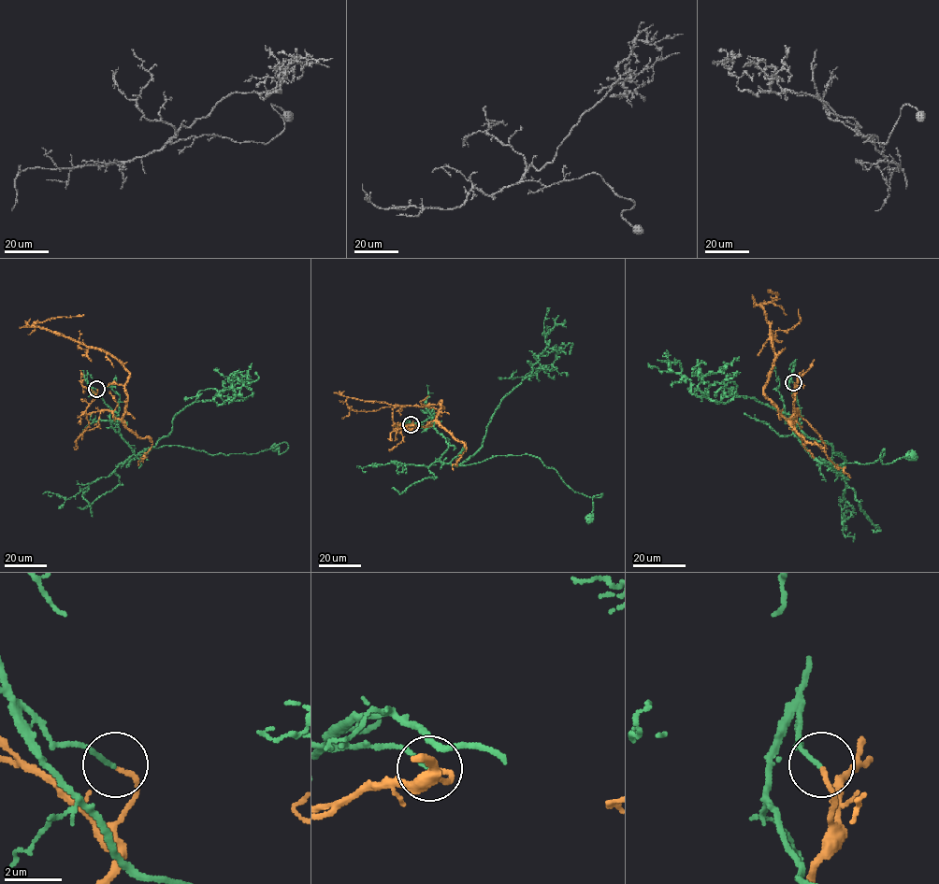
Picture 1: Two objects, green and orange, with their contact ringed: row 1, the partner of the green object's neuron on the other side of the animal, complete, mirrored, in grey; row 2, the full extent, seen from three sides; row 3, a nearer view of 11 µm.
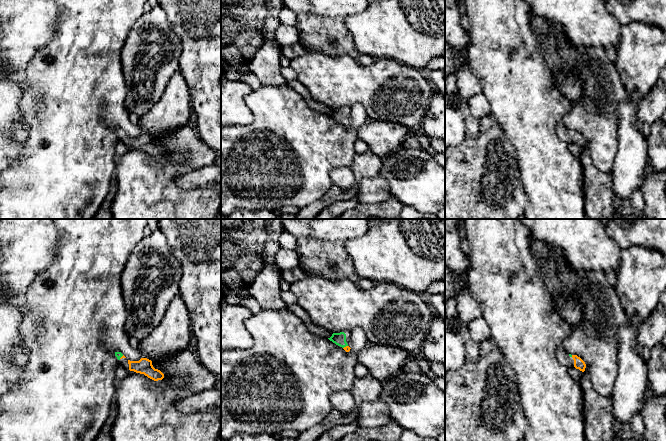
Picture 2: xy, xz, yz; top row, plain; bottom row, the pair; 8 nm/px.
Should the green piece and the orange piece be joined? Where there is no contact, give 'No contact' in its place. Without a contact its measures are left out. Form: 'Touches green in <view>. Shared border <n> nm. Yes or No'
Touches green in xz. Shared border 50 nm. No

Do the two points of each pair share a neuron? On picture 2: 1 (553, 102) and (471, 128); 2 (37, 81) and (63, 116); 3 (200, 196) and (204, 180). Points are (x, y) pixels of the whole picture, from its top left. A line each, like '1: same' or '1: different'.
1: different
2: same
3: different

